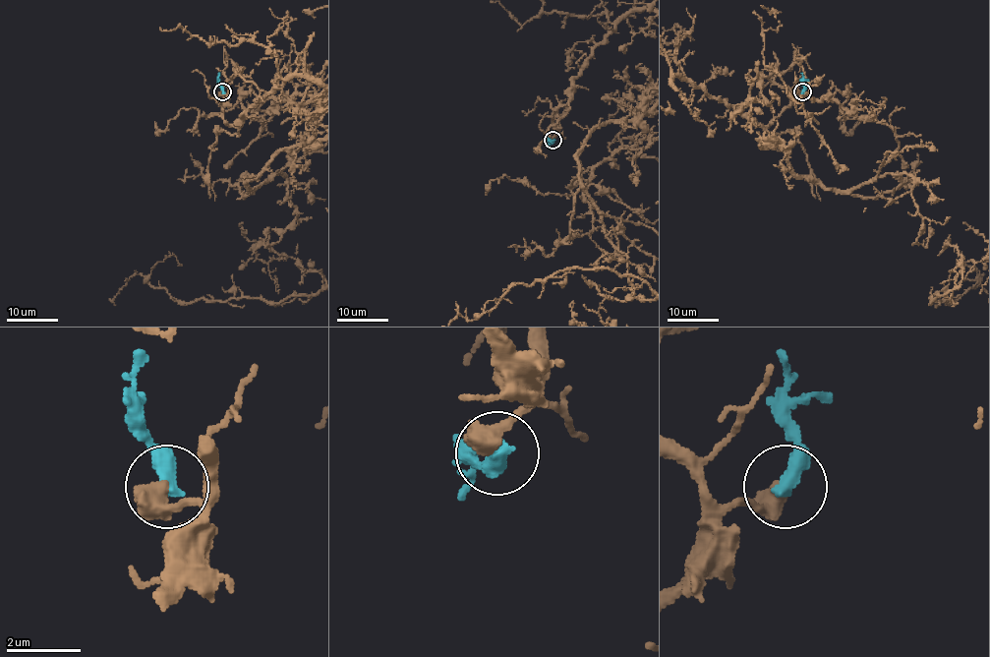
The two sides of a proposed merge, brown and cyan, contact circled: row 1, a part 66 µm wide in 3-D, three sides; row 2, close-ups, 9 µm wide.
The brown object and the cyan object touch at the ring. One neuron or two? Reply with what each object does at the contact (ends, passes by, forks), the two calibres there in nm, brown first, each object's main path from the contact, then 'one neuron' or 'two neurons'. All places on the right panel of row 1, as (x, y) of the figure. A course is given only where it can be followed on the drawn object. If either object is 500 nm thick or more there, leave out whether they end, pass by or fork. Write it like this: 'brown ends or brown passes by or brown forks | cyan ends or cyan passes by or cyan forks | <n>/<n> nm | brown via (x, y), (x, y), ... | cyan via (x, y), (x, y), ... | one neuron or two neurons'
600/500 nm | cyan via (802, 92), (801, 73) | two neurons

